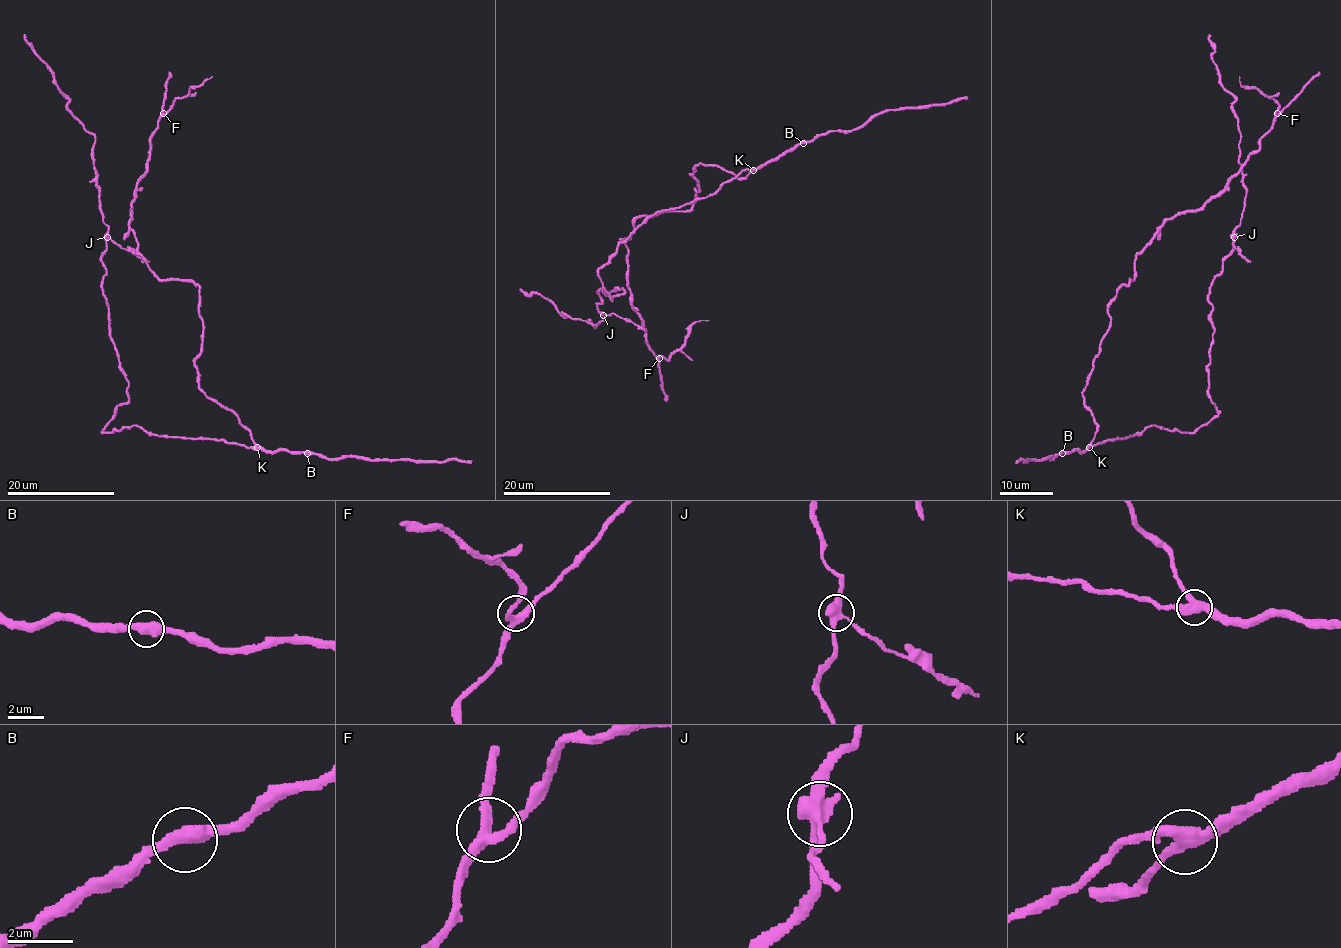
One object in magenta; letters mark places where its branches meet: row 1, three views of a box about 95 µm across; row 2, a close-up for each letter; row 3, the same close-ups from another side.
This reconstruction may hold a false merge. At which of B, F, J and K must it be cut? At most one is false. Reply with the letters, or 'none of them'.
J

